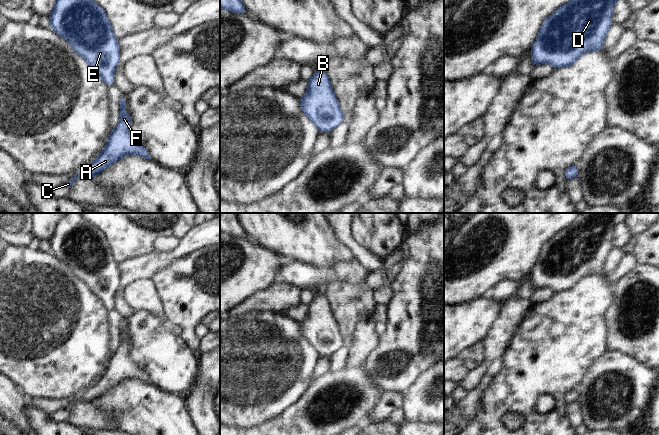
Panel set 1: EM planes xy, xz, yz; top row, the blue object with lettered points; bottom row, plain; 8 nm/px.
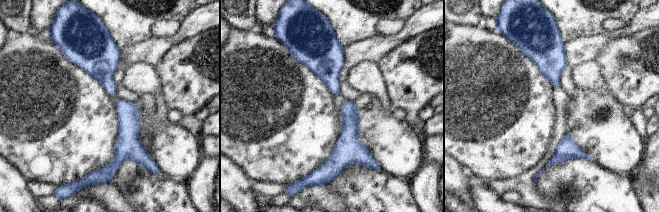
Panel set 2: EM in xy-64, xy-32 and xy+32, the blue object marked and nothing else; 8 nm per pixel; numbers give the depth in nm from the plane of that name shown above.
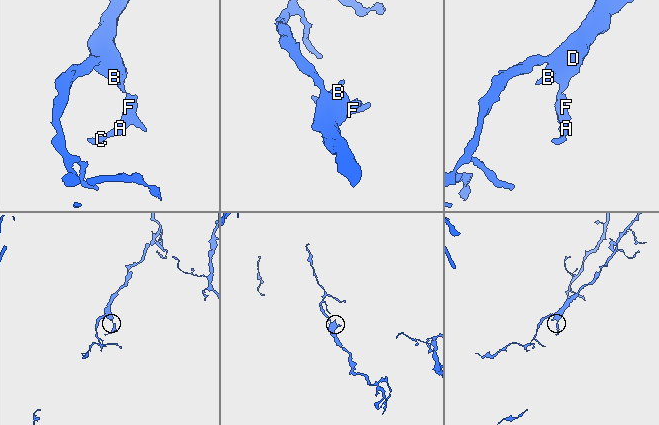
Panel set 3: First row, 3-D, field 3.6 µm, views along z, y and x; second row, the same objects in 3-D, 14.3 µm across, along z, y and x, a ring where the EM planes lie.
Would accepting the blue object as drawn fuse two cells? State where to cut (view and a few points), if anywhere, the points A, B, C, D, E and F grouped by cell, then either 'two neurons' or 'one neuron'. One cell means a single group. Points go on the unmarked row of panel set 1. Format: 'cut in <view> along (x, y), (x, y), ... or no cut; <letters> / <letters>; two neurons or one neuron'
no cut; A B C D E F; one neuron

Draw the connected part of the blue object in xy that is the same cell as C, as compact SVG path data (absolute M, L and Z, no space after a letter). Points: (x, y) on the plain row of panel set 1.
M122 319L119 326L120 345L116 352L111 355L104 374L93 387L86 389L74 402L69 403L64 408L67 412L71 412L73 406L78 402L94 402L98 397L126 379L138 379L151 384L146 373L130 360L131 343L125 335L126 327L127 323Z

